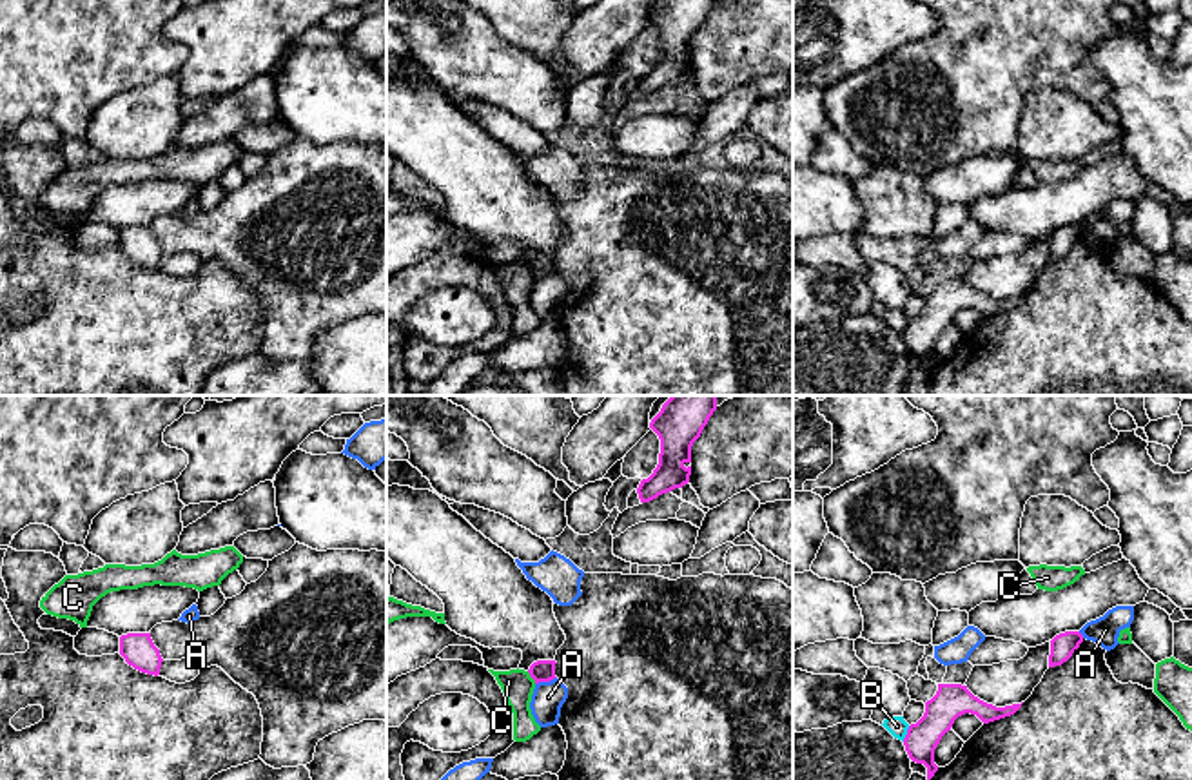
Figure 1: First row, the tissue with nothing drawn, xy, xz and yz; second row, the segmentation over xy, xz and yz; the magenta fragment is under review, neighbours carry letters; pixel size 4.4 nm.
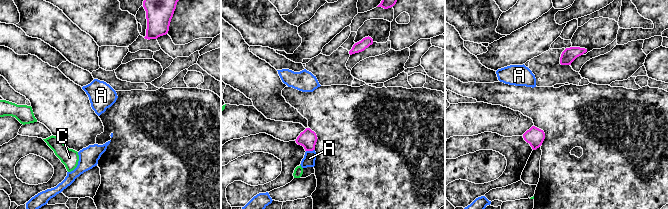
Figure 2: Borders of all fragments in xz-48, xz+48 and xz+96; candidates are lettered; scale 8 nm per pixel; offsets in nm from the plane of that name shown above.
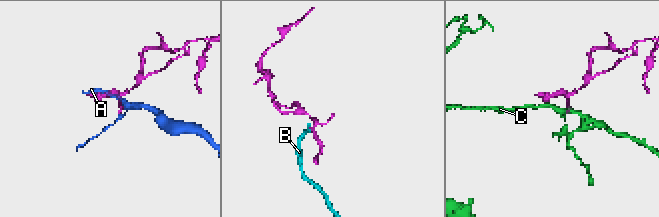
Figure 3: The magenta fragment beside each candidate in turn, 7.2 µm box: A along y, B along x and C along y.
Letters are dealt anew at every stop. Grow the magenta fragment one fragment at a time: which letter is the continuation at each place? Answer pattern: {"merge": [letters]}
{"merge": []}

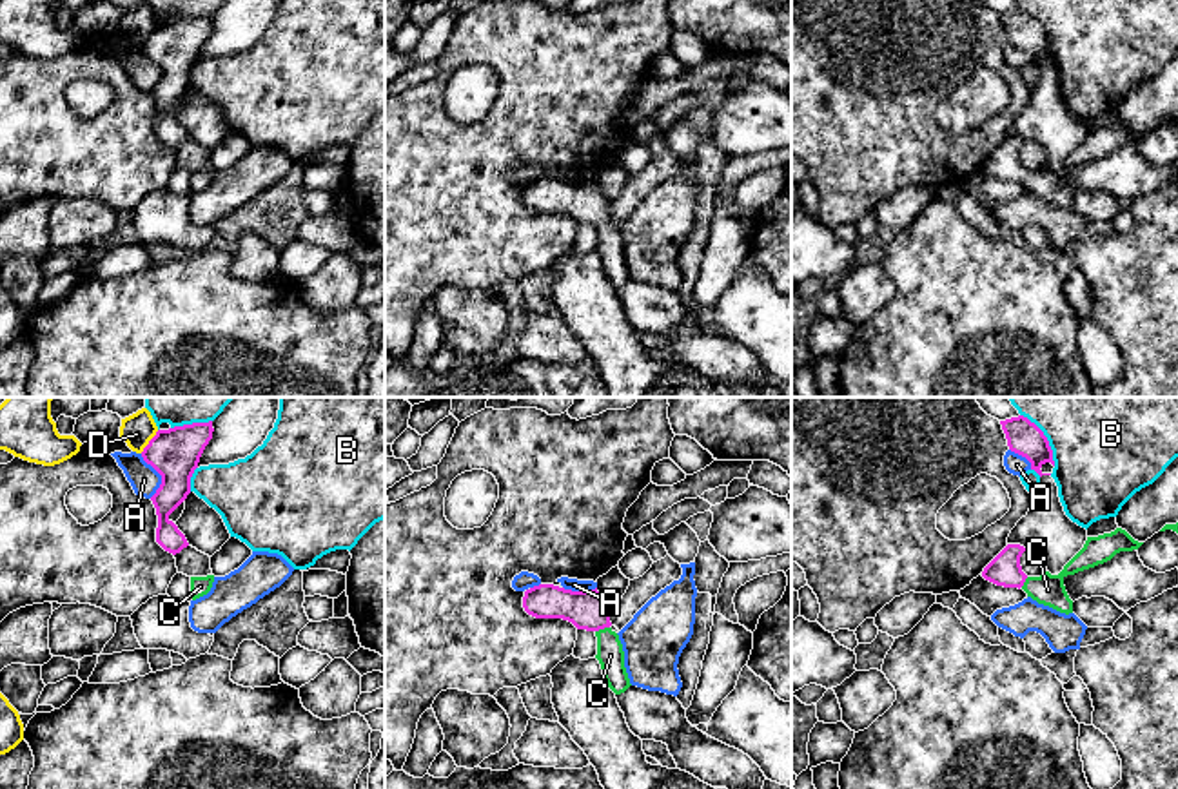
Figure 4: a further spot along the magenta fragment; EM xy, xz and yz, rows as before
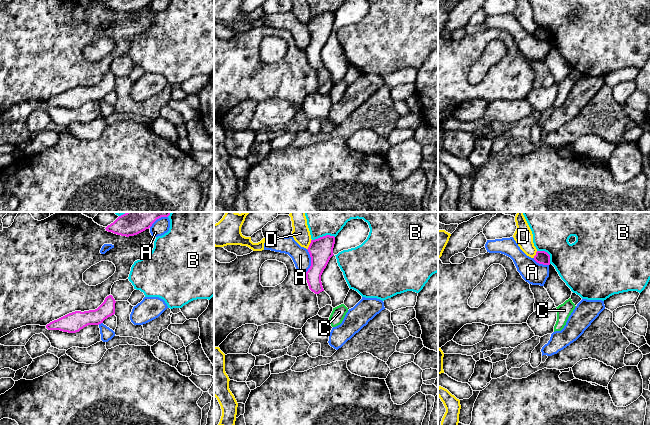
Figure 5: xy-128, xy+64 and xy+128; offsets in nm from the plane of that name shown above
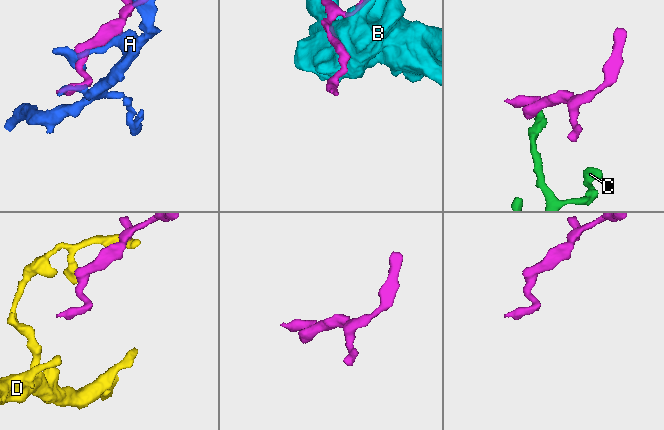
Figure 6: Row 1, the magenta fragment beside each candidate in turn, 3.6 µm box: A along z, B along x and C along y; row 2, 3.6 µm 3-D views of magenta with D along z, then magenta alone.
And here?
{"merge": ["C"]}

